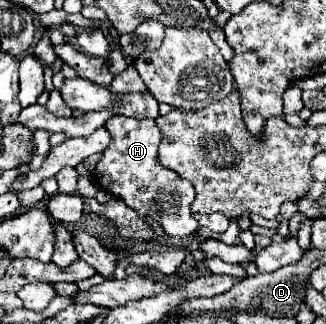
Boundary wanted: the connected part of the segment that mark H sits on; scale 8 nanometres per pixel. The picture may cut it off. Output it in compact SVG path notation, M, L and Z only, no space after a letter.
M114 116L106 122L106 128L112 134L112 144L104 150L102 160L96 164L96 178L102 190L108 190L112 196L122 198L128 206L136 208L138 214L150 214L162 224L166 234L174 238L186 238L196 232L198 222L190 212L190 202L196 192L194 186L178 176L174 170L158 162L158 146L162 134L154 120L136 120L126 116Z

